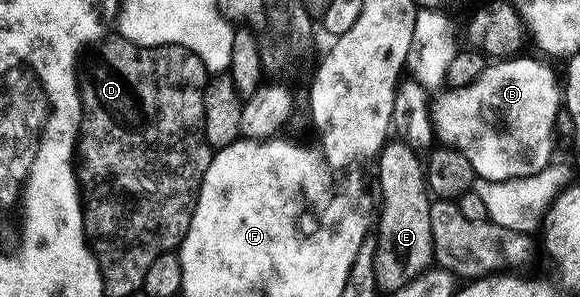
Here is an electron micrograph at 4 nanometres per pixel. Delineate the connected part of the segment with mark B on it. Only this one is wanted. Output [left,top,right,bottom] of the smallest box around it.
[429,55,560,181]

